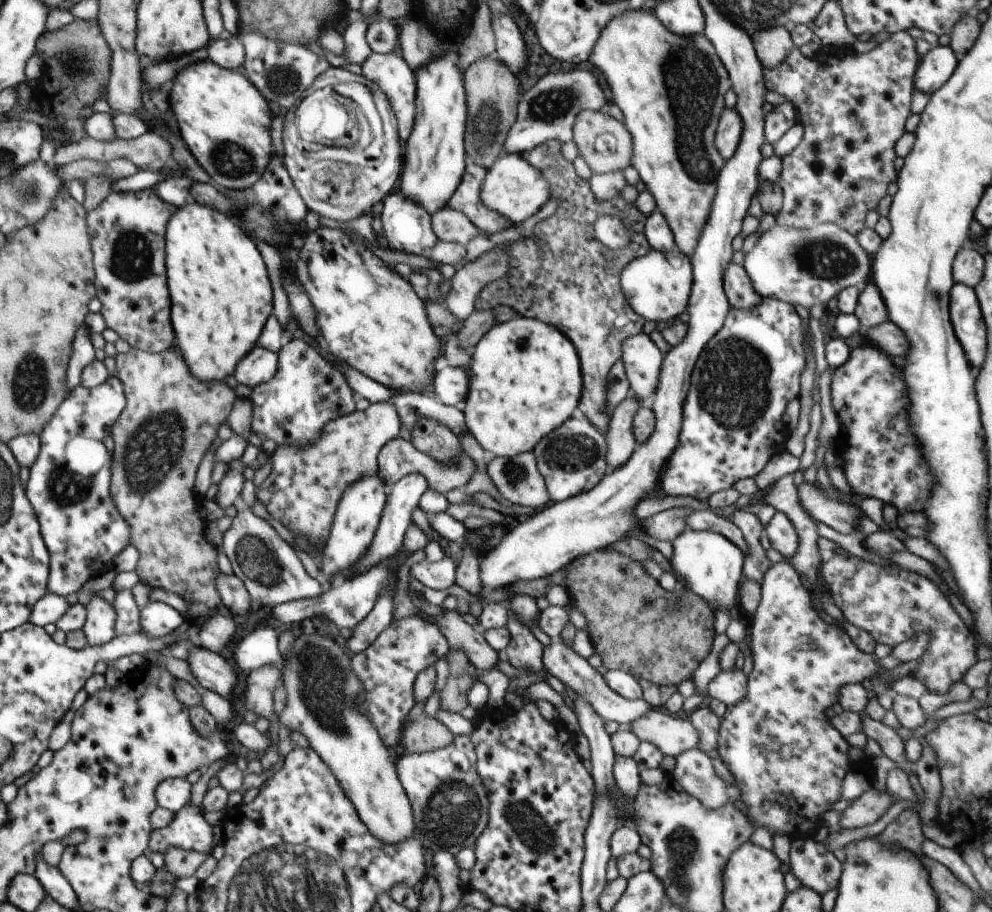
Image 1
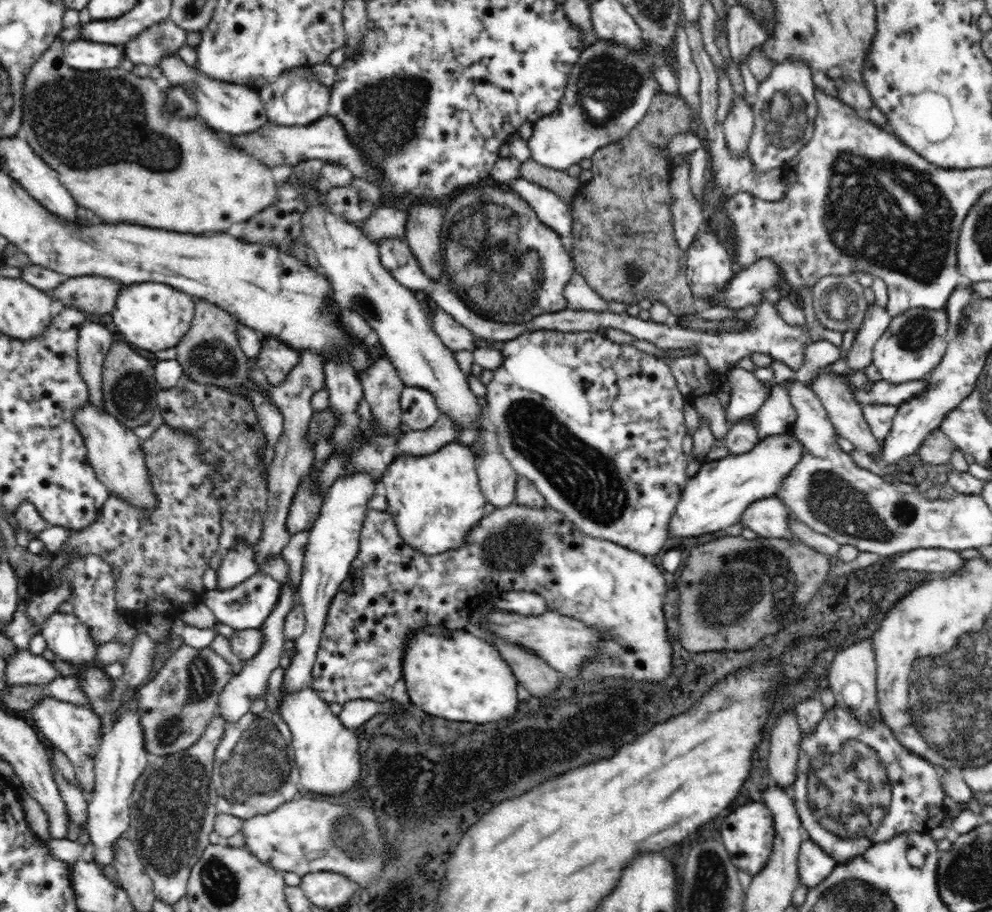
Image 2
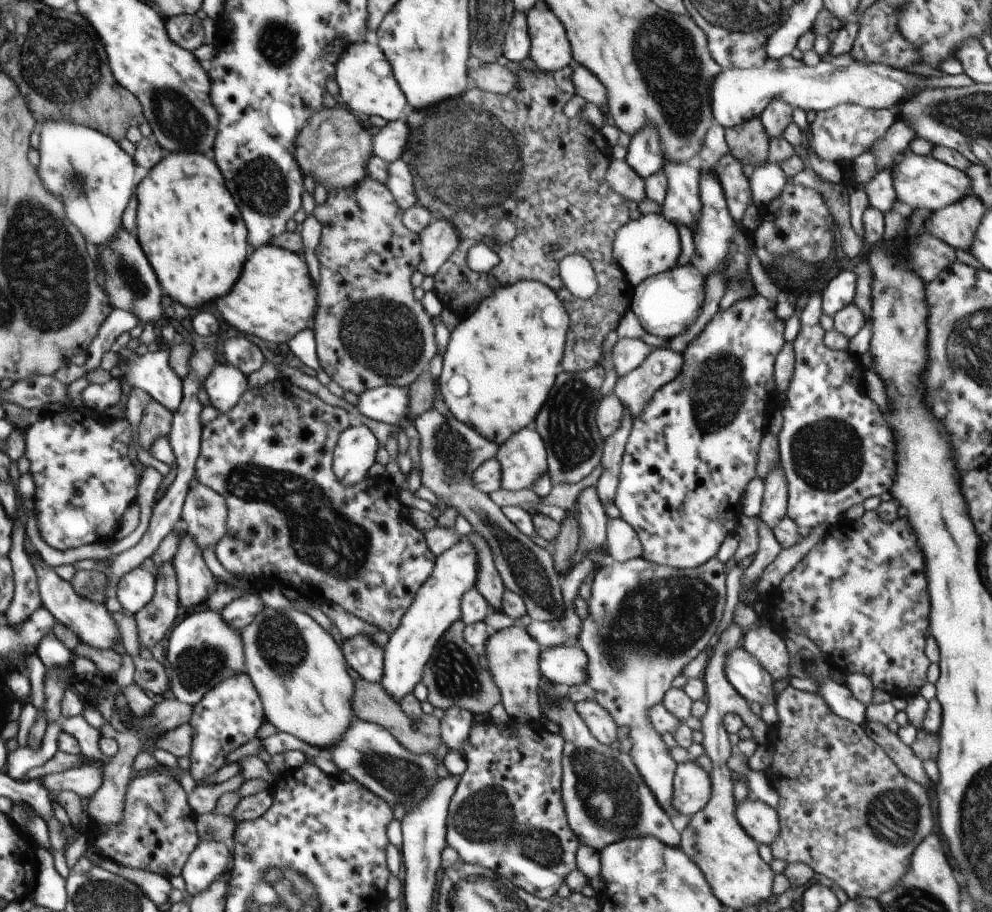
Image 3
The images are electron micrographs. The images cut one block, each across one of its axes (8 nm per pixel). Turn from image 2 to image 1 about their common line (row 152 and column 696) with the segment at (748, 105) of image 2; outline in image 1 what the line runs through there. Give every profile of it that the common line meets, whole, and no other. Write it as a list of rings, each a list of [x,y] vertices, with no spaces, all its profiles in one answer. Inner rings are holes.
[[[650,709],[628,727],[641,741],[655,744],[664,755],[677,757],[681,752],[697,748],[698,731],[690,720],[669,716]]]

